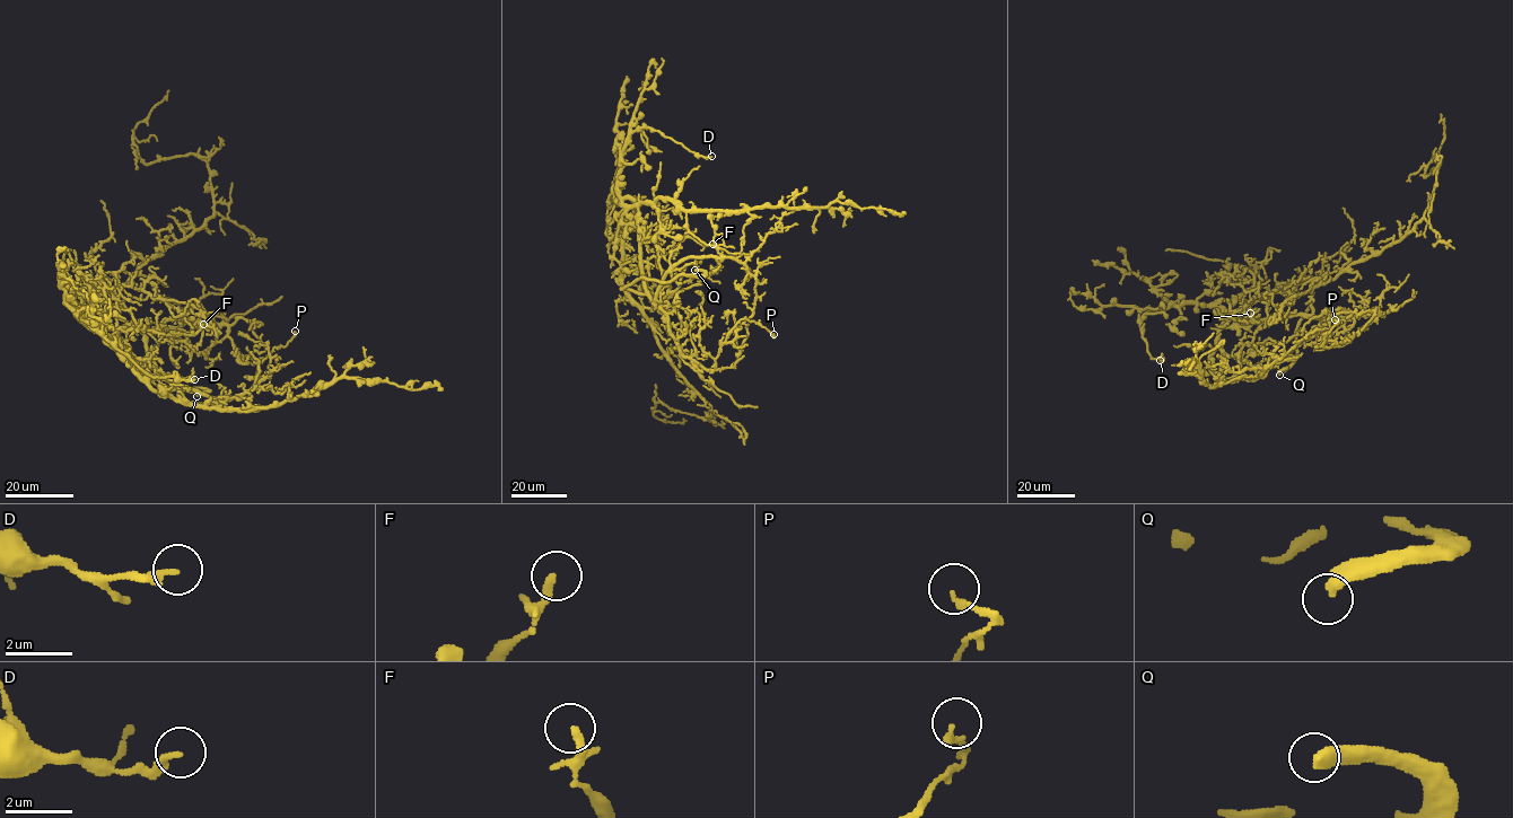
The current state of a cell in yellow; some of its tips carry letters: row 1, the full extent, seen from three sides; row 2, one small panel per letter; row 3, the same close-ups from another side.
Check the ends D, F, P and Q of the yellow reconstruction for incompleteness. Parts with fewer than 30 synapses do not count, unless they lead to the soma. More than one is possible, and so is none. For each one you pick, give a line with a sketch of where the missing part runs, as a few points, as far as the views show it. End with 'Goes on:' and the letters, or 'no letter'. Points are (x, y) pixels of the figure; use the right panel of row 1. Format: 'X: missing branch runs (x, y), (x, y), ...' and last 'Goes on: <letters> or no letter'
Goes on: Q

